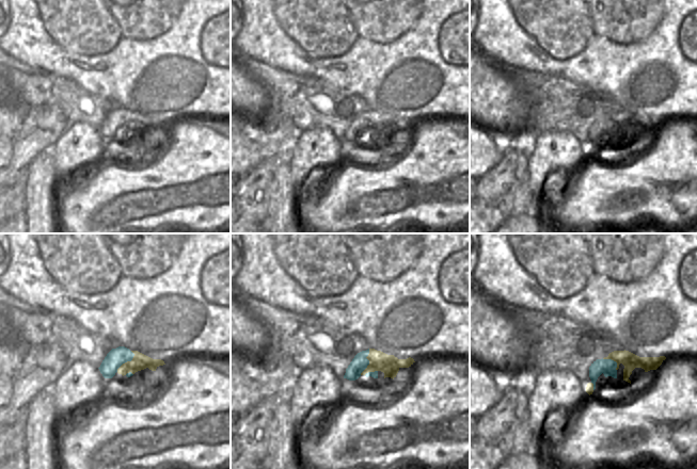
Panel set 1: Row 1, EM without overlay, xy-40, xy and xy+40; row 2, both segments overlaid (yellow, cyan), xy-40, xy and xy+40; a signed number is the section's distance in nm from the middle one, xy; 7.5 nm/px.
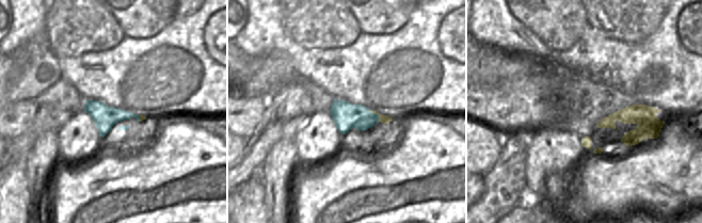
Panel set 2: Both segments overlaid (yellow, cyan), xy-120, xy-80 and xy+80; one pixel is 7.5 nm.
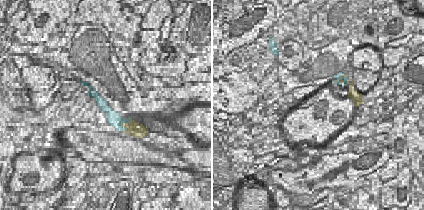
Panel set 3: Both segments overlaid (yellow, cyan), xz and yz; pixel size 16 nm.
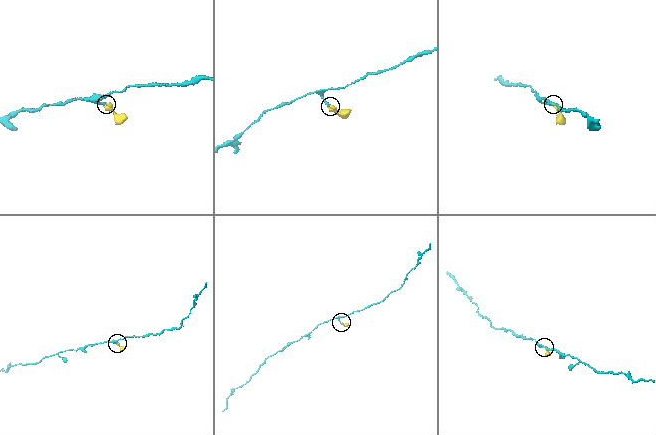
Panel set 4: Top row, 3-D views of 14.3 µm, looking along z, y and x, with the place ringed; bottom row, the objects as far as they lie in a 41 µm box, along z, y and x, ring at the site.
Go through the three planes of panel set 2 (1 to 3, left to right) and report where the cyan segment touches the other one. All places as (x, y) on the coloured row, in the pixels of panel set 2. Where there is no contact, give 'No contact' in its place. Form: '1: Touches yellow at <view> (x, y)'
1: Touches yellow at xy-120 (140, 118)
2: Touches yellow at xy-80 (378, 115)
3: No contact.

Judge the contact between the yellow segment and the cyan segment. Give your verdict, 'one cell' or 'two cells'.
one cell

